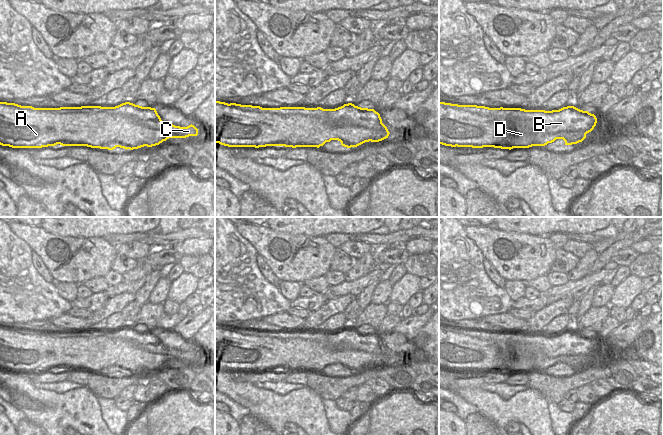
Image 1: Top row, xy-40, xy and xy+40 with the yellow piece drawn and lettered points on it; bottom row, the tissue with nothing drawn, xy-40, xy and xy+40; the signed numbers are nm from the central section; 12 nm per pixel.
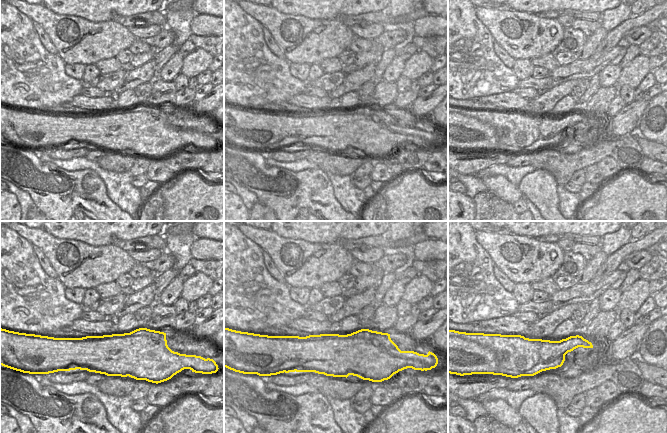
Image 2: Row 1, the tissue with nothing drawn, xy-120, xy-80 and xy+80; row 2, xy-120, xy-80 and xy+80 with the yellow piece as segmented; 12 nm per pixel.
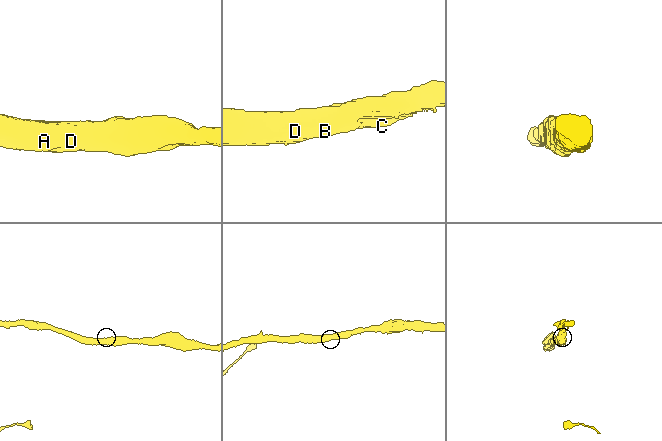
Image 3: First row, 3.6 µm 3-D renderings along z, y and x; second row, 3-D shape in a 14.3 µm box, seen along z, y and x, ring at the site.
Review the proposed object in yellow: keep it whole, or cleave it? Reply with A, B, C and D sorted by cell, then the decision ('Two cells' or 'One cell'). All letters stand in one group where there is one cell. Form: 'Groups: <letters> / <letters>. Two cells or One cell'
Groups: A B C D. One cell.

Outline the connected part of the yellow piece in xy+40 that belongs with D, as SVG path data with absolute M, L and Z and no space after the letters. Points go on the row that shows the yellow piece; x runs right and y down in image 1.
M439 102L439 144L451 147L494 147L511 150L545 146L556 139L563 139L565 145L572 145L582 142L596 123L594 114L574 106L545 111Z

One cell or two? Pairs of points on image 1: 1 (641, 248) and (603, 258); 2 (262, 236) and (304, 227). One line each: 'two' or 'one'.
1: two
2: two

